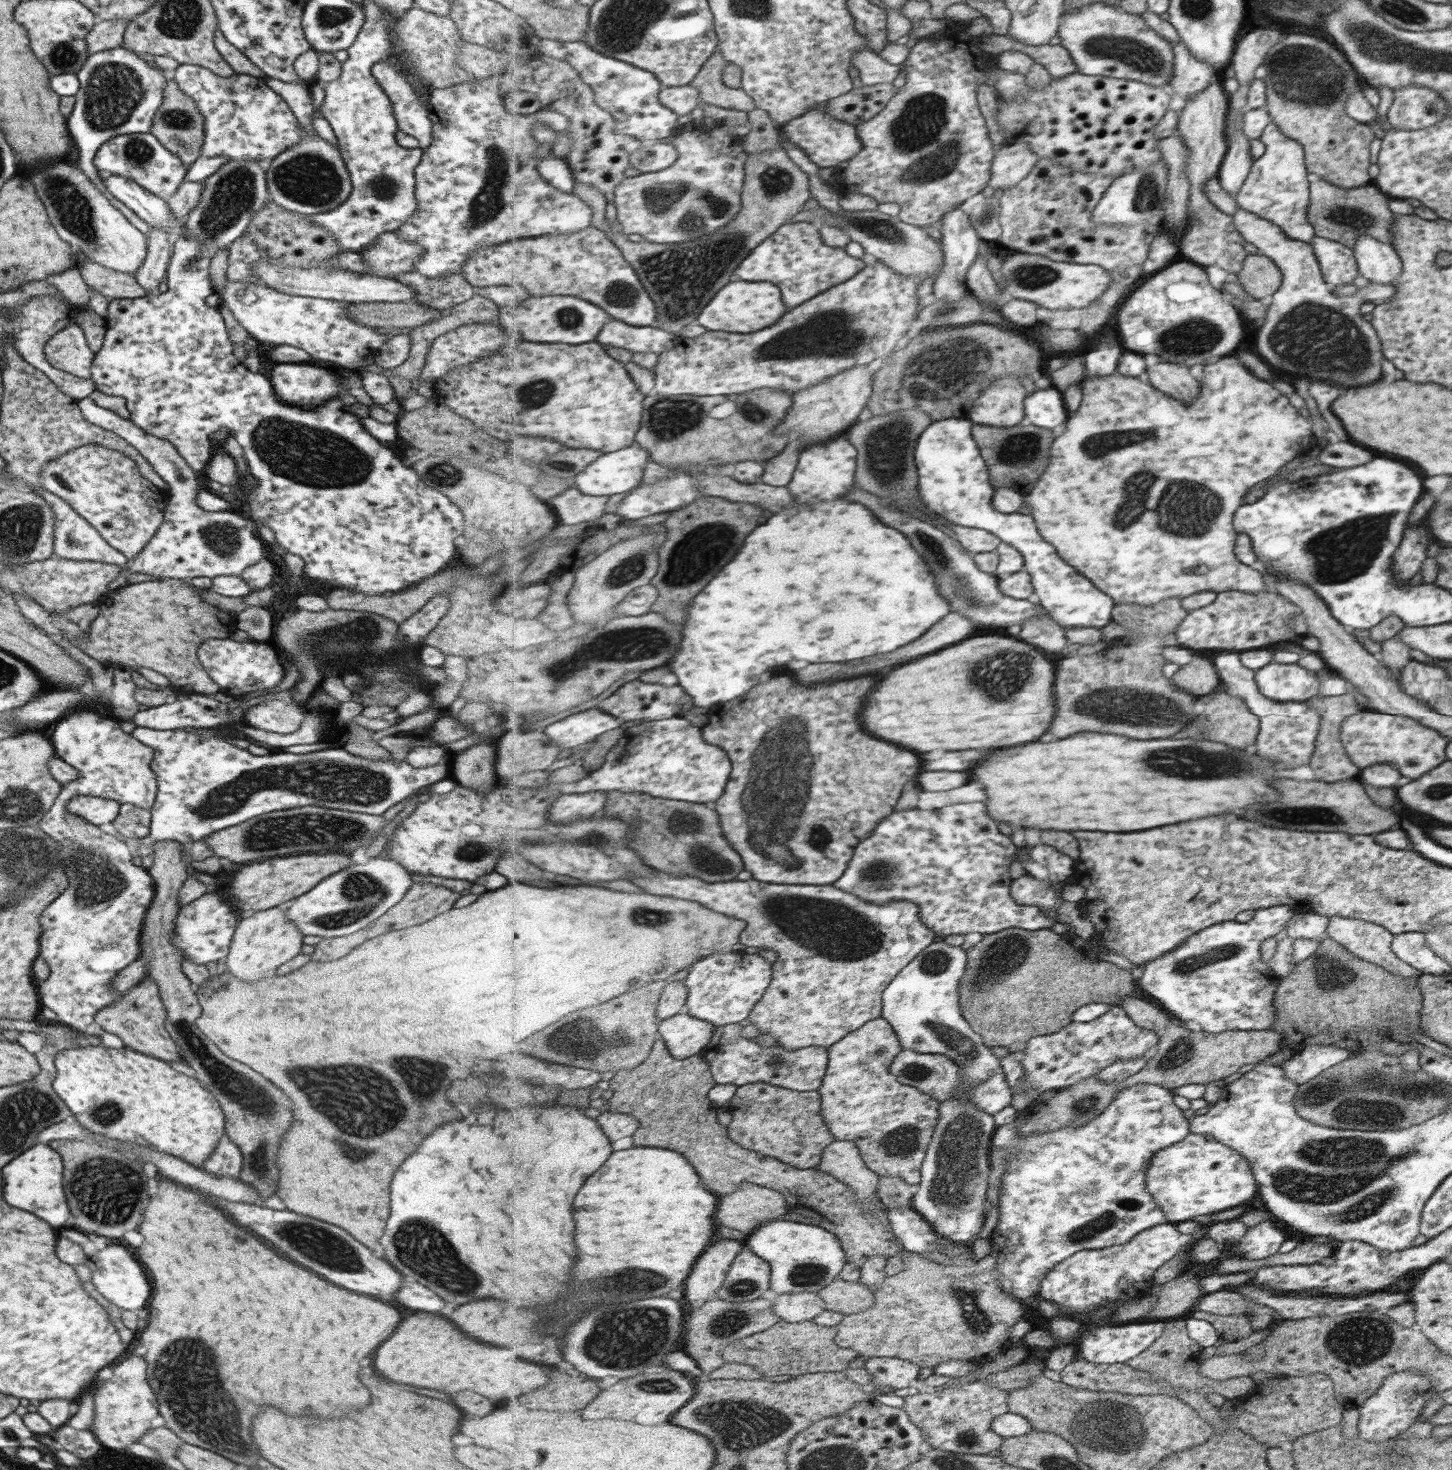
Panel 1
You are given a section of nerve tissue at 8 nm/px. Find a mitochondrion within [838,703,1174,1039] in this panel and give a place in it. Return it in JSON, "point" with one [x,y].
{"point":[993,957]}

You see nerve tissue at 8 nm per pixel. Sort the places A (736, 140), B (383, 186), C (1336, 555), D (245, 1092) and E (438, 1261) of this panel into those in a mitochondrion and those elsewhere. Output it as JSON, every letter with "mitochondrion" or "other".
{"A":"other","B":"mitochondrion","C":"mitochondrion","D":"mitochondrion","E":"mitochondrion"}

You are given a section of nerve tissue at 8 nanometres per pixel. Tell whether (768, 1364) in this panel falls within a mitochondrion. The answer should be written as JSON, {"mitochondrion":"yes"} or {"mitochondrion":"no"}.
{"mitochondrion":"no"}

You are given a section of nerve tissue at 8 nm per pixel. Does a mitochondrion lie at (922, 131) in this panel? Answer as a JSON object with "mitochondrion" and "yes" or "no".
{"mitochondrion":"yes"}

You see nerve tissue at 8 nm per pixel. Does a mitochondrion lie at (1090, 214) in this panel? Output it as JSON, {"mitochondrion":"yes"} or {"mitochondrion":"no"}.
{"mitochondrion":"no"}

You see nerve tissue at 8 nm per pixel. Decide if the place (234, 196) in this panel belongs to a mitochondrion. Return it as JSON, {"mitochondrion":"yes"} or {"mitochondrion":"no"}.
{"mitochondrion":"yes"}

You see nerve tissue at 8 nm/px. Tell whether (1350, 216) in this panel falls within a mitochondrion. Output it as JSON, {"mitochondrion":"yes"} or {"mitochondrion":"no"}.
{"mitochondrion":"yes"}

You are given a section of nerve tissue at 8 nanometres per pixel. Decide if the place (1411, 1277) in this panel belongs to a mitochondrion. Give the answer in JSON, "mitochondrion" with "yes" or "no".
{"mitochondrion":"no"}

